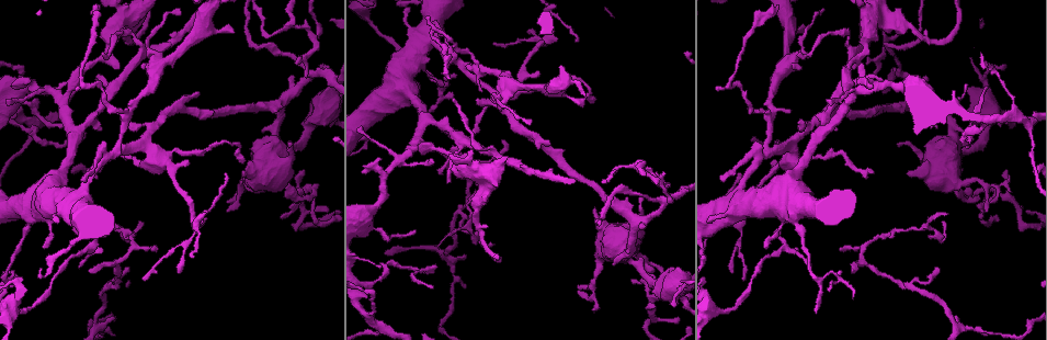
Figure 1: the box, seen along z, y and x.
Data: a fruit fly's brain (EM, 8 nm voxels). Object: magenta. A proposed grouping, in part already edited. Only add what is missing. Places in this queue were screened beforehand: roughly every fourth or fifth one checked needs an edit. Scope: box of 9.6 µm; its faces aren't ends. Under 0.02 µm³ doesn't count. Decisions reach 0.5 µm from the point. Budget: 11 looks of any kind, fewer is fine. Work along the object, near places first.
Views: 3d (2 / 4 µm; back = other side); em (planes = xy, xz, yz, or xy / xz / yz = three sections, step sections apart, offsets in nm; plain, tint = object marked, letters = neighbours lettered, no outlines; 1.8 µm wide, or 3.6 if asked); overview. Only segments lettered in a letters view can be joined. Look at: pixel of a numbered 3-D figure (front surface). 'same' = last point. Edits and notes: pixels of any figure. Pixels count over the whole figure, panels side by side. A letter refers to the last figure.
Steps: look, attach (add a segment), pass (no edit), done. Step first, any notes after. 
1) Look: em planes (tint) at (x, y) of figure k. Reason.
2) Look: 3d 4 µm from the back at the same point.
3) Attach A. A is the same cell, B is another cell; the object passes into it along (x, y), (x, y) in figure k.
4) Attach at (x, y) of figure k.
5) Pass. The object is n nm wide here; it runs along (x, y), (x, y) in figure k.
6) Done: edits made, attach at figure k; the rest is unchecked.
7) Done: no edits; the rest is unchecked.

Look: 3d 2 µm at (432, 288) of figure 1. Long arm stops here.

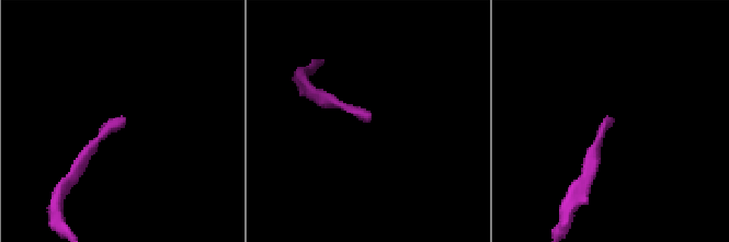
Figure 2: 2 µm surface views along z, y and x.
Look: em xy step 4 (letters) at (367, 121) of figure 2.

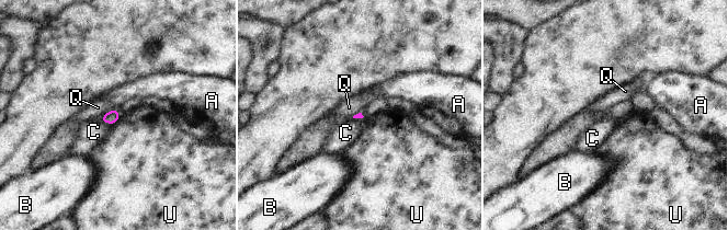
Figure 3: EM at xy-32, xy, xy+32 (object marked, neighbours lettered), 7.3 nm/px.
Pass. A, B, C, Q and U are other cells; a border runs along (100, 118), (113, 124) in figure 3; no lettered segment goes on from it.

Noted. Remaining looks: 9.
Look: 3d 2 µm at (578, 292) of figure 1. Tapers out.

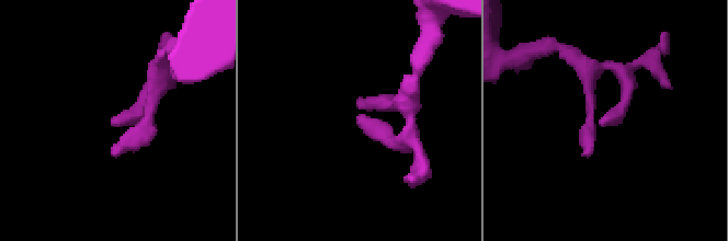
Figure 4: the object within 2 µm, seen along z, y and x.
Look: em xz step 8 (tint) at (360, 115) of figure 4. Shape alone is not enough.

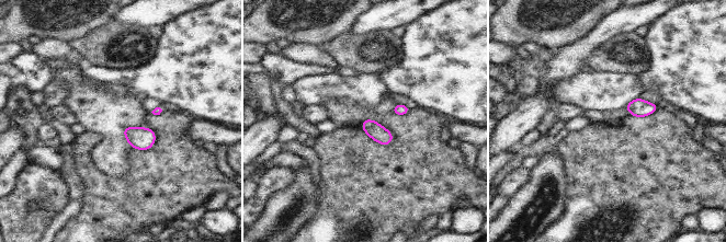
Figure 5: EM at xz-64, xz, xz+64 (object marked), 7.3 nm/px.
Look: em xz step 8 (letters) at the same point.

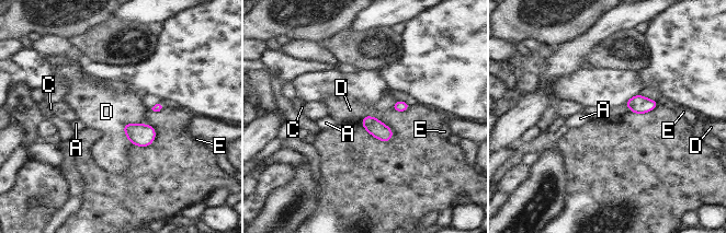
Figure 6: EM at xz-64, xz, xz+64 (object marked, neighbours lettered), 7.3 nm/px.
Pass. A, C, D and E are other cells; a border runs along (147, 124), (124, 125), (131, 143) in figure 6; no lettered segment goes on from it.

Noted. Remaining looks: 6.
Look: em 3.6 µm planes (letters) at (105, 236) of figure 1. Branch stops here.

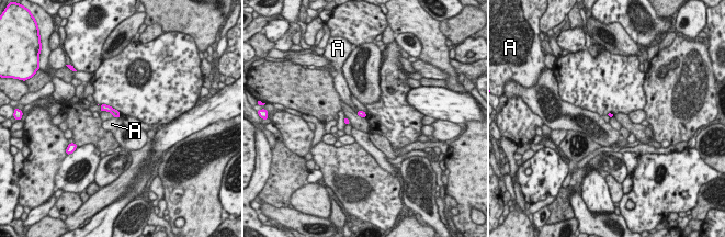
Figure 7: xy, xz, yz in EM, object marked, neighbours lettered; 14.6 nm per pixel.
Pass. The longest contact is with A, 110 nm; A is another cell; a border runs along (121, 116), (114, 117) in figure 7; none of them fits.

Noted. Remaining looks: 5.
Look: 3d 2 µm at (186, 95) of figure 1. An open end.

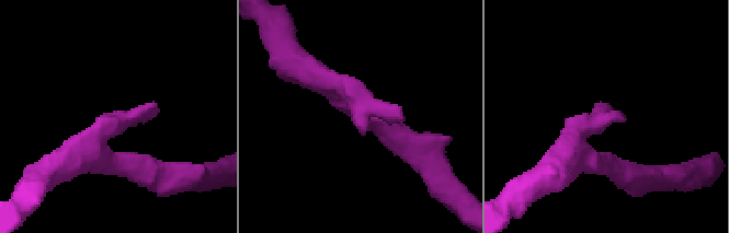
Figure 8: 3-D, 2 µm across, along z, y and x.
Look: em xy step 8 (tint) at (113, 115) of figure 8.

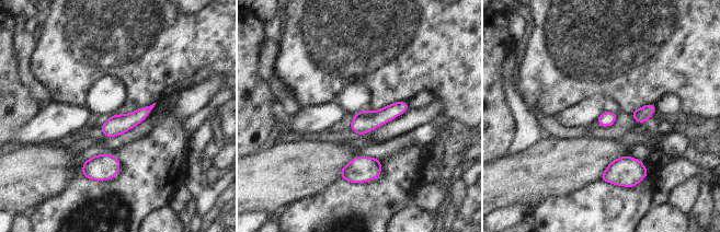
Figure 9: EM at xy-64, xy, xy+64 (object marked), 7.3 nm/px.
Look: em planes (letters) at the same point.

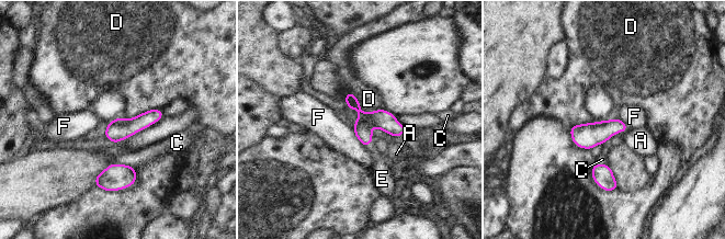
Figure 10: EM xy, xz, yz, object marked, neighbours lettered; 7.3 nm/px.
Attach E. E is the same cell, A, C, D and F are other cells; the cell continues.

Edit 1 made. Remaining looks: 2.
Done: edits made, attach at figure 10; the rest is unchecked.

